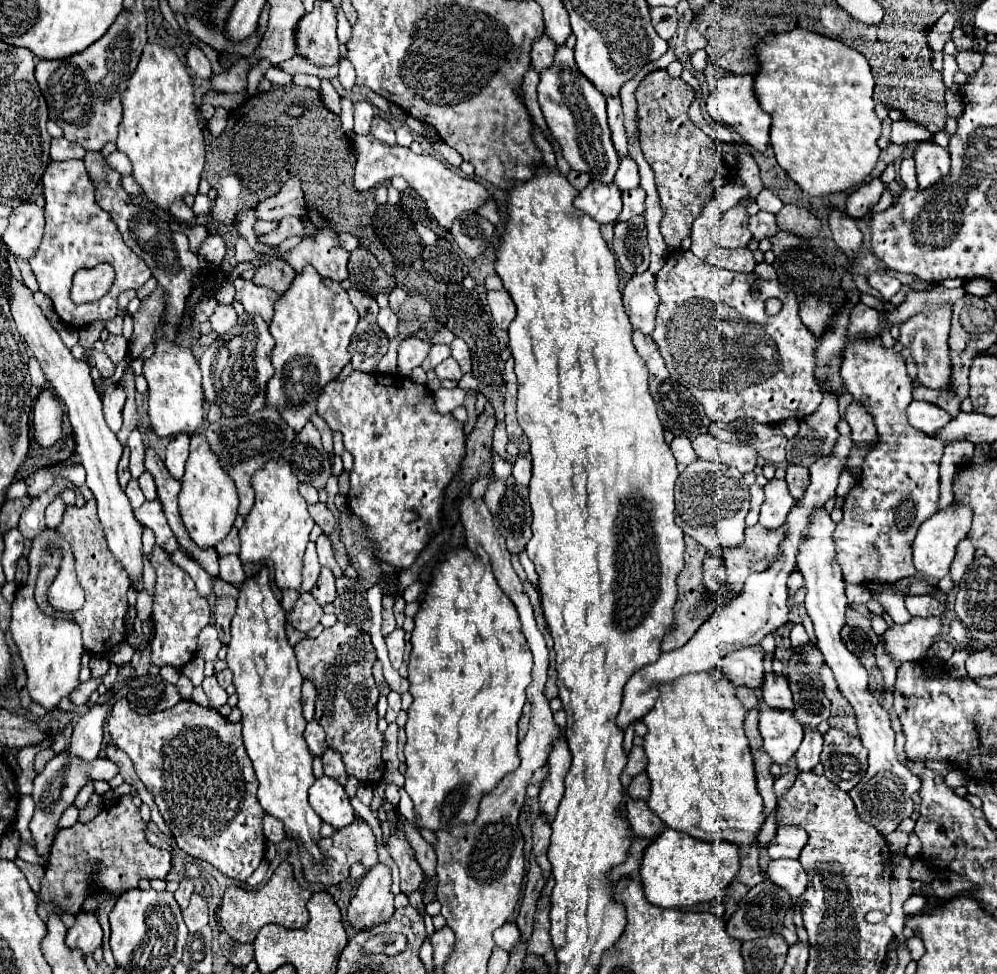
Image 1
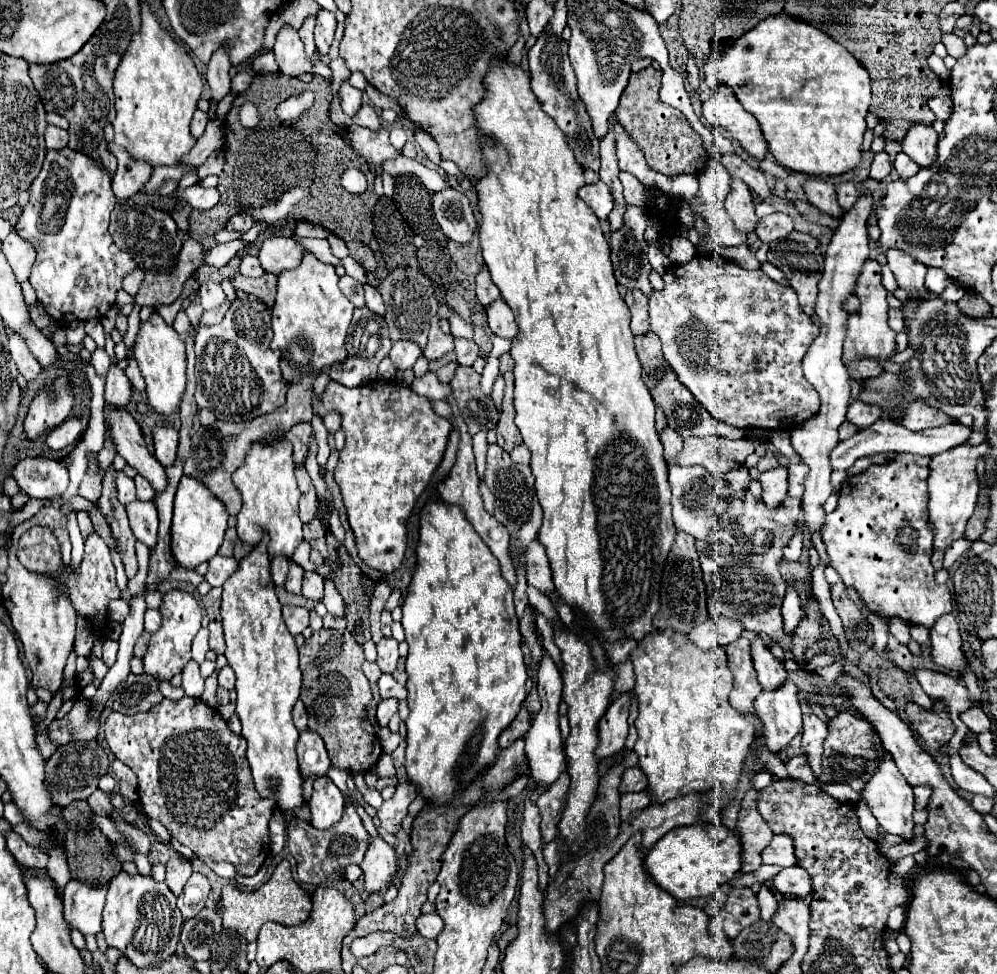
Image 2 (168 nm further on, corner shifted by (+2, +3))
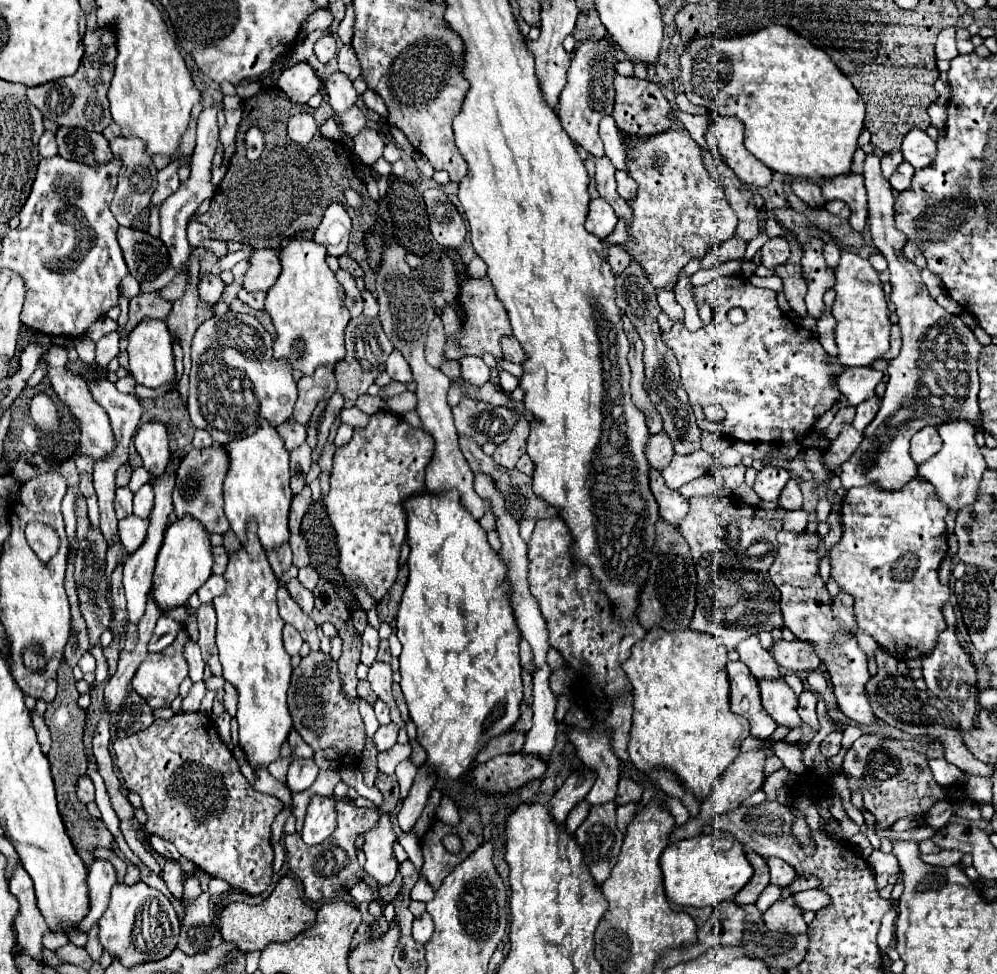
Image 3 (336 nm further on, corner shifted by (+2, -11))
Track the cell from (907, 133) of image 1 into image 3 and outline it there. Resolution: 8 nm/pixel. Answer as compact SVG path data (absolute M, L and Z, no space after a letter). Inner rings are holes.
M877 154L865 158L865 188L867 188L867 226L877 252L885 256L891 272L891 302L897 308L901 328L901 352L887 366L889 382L881 398L881 408L873 422L863 432L863 442L841 466L843 488L853 486L877 486L883 490L901 490L917 476L917 466L909 456L911 436L925 428L937 426L945 420L977 420L979 412L979 374L977 356L981 344L975 340L971 328L963 324L959 316L945 312L927 292L919 268L903 256L907 238L895 228L895 198L891 184L883 178Z

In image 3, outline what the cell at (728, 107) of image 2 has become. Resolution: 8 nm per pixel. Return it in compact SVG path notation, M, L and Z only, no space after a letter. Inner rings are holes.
M715 118L707 132L707 144L715 160L729 166L735 176L755 188L771 184L771 170L759 162L743 144L743 124L737 118Z

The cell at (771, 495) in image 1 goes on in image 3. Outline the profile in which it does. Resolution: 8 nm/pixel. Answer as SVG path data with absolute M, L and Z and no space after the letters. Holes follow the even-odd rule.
M765 466L761 472L757 472L753 490L757 492L757 496L761 500L777 500L777 496L781 494L781 490L789 478L791 478L791 474L783 468Z

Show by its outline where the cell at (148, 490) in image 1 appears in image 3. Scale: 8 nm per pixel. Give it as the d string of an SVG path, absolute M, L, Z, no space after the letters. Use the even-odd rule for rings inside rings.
M145 484L133 500L133 514L139 518L149 518L149 508L153 508L153 488L151 484Z

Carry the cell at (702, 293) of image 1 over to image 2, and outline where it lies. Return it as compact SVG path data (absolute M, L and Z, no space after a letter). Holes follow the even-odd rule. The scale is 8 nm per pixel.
M703 254L695 256L687 264L671 264L669 270L665 272L665 276L663 276L663 282L665 282L665 288L663 290L653 290L653 294L649 296L651 332L655 332L661 338L663 356L669 362L669 366L675 370L677 378L713 414L713 418L717 418L717 420L721 420L729 426L747 430L747 428L781 428L781 424L797 426L797 424L809 420L813 414L817 414L817 410L819 410L817 390L813 390L813 386L805 380L803 370L801 370L801 358L805 356L805 350L809 348L809 344L817 336L817 326L811 322L811 318L805 318L805 314L801 314L797 294L791 286L781 286L779 282L765 276L761 270L749 272L749 270L743 270L741 266L737 266L733 262L727 262L719 256L703 256Z

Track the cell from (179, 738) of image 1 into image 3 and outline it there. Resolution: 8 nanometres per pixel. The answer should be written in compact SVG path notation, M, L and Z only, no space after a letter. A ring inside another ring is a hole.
M195 712L175 714L171 720L155 720L147 730L115 740L113 748L117 754L117 766L125 780L125 788L129 792L137 792L143 800L143 810L149 816L145 824L147 834L155 834L173 842L181 856L189 858L203 872L225 880L237 890L257 896L269 888L273 874L273 848L269 844L269 836L271 824L283 804L275 796L255 792L249 786L235 756L219 740L215 724L209 716Z

